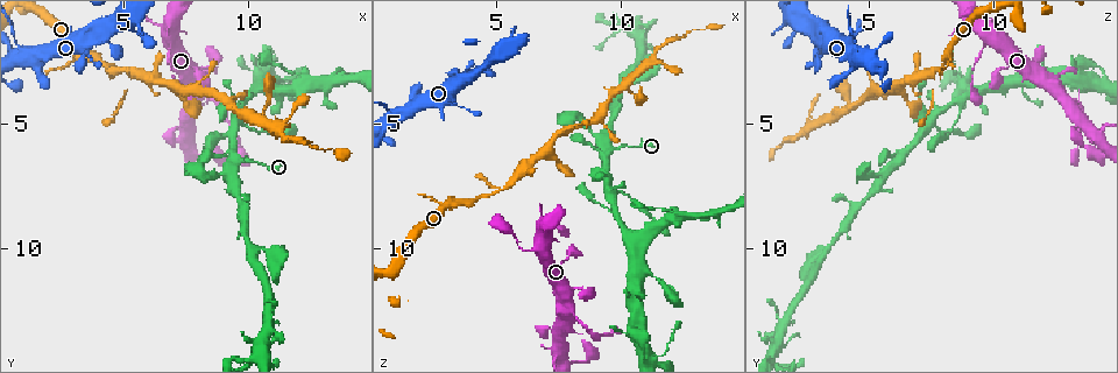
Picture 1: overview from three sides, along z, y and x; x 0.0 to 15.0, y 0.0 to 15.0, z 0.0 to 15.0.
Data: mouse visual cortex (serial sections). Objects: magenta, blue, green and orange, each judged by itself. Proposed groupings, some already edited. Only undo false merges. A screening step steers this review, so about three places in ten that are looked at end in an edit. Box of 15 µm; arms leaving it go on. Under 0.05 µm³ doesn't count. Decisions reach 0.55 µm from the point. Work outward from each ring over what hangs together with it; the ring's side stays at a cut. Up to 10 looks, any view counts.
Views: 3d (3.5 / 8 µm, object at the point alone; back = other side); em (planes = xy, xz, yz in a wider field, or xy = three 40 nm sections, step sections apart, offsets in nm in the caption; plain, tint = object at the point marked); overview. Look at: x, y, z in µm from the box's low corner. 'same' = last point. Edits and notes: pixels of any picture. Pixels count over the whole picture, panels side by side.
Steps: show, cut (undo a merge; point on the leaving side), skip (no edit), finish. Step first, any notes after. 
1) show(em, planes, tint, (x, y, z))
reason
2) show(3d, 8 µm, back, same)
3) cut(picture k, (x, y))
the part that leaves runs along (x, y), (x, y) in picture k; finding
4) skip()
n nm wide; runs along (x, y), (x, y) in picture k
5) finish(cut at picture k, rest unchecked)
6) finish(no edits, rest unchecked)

show(em, planes, tint, (7.9, 3.7, 12.8))
three-way junction

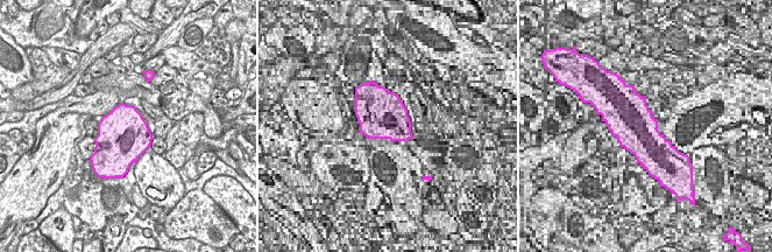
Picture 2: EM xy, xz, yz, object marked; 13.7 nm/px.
show(3d, 3.5 µm, same)

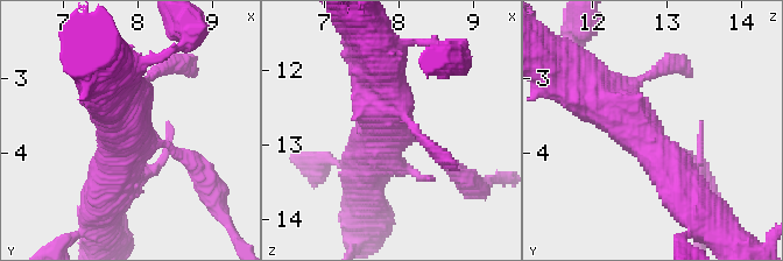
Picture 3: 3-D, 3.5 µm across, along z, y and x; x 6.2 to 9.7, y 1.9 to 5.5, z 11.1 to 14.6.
skip()
3 arms; runs along (579, 82), (621, 110), (690, 196) in picture 3; all the same cell

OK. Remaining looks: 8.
show(3d, 8 µm, (9.3, 5.0, 13.5))

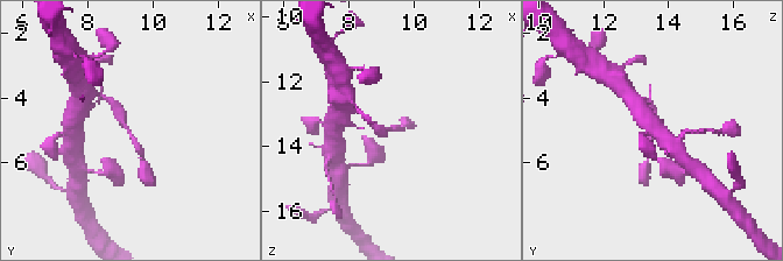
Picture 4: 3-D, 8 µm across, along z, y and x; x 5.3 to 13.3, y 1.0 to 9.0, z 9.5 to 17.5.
show(3d, 3.5 µm, (9.3, 5.1, 13.5))

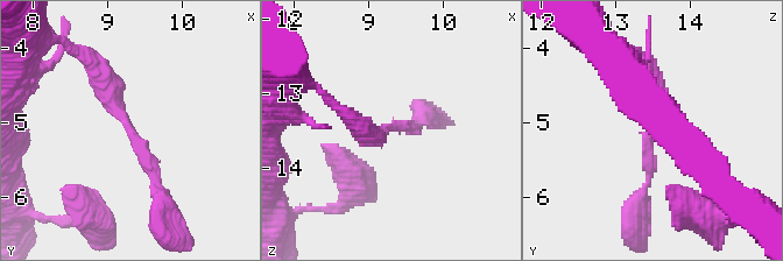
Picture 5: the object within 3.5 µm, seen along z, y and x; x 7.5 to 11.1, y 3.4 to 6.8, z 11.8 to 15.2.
show(em, xy, step 5, tint, (9.25, 5.10, 13.45))
arms of 150, 300 nm

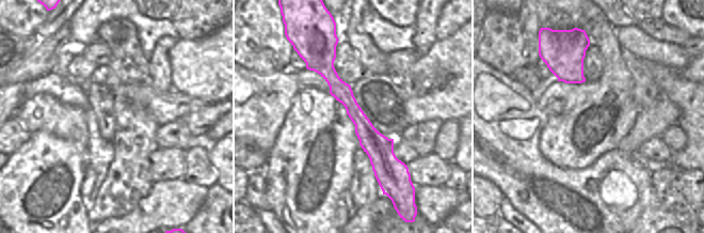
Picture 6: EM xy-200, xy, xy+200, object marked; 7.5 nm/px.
cut(picture 5, (153, 163))
the part that leaves runs along (126, 127), (173, 227) in picture 5; a second cell is stuck on

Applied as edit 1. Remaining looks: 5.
show(3d, 3.5 µm, (3.8, 2.3, 8.3))
sudden change in width

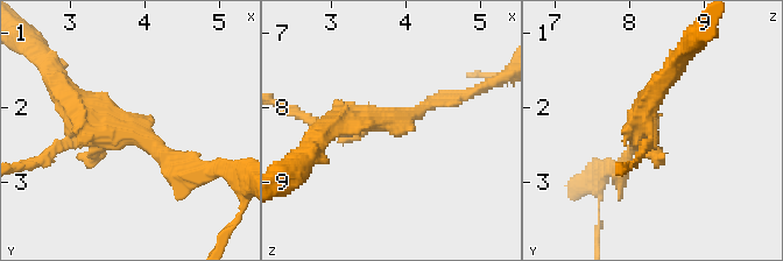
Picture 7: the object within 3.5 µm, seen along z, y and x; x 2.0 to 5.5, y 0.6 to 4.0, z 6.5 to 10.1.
show(em, xy, step 1, tint, (3.80, 2.20, 8.15))
shape alone is not enough

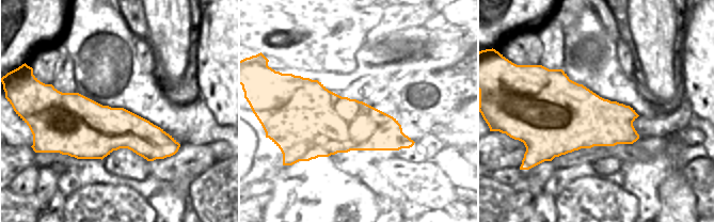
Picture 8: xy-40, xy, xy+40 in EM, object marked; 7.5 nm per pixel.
skip()
continuous, no second cell

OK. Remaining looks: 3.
finish(cut at picture 5, rest unchecked)

